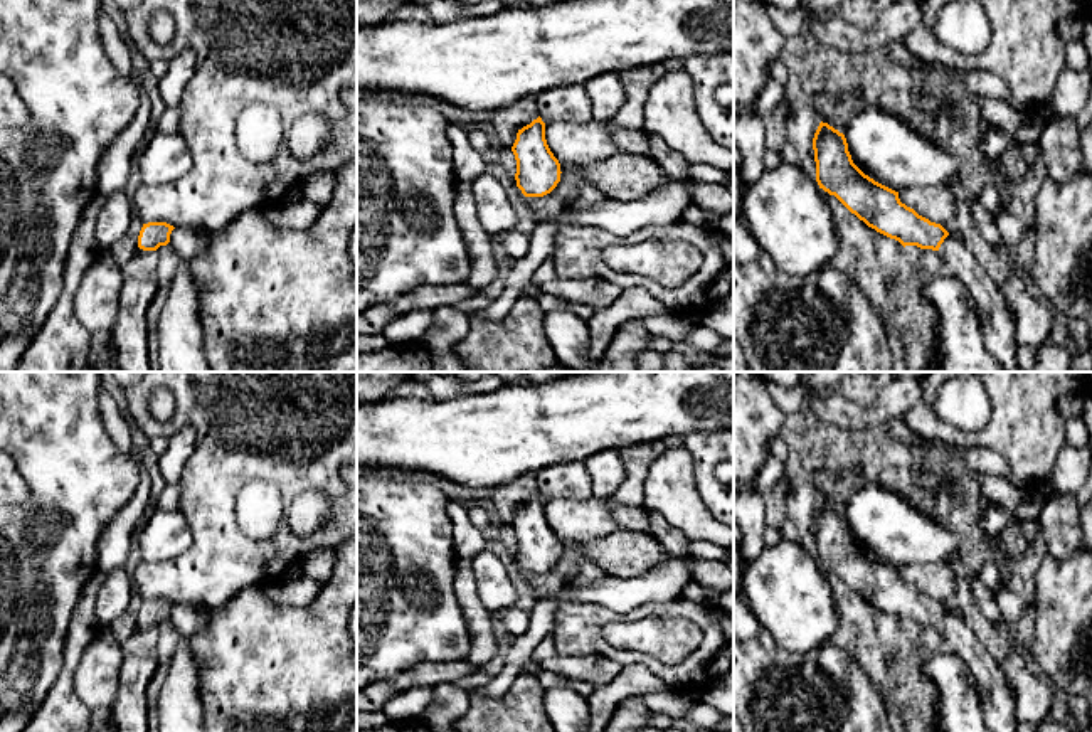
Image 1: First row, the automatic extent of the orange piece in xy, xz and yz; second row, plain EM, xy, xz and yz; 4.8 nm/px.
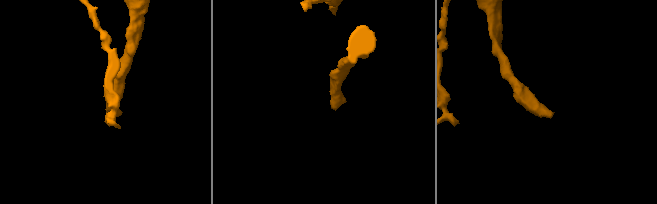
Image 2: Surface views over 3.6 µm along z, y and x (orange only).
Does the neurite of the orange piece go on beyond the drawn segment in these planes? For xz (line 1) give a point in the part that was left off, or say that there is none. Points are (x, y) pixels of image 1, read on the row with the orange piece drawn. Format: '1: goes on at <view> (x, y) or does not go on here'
1: does not go on here

